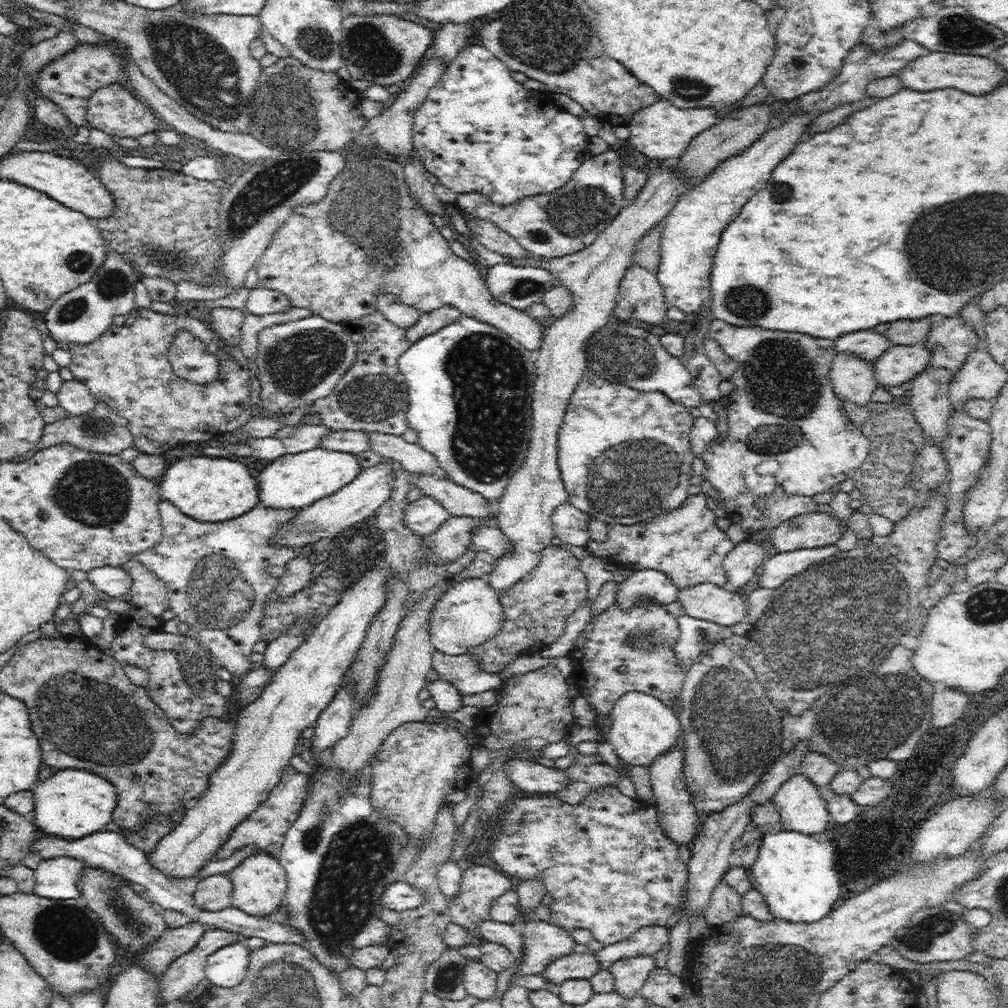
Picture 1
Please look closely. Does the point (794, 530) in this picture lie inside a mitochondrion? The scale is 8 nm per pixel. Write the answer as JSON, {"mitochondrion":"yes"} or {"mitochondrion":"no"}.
{"mitochondrion":"no"}

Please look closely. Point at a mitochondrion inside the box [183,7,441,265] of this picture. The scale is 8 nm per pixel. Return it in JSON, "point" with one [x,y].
{"point":[288,112]}

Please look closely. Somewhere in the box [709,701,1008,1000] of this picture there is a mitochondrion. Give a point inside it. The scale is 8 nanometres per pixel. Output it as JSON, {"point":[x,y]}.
{"point":[920,938]}

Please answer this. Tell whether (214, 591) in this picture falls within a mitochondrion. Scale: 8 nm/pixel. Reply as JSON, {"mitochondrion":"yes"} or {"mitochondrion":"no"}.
{"mitochondrion":"yes"}

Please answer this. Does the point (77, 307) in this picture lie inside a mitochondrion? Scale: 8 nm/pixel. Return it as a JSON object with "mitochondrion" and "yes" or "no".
{"mitochondrion":"yes"}

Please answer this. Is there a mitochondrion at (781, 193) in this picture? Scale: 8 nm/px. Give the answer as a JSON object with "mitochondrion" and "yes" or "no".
{"mitochondrion":"yes"}

